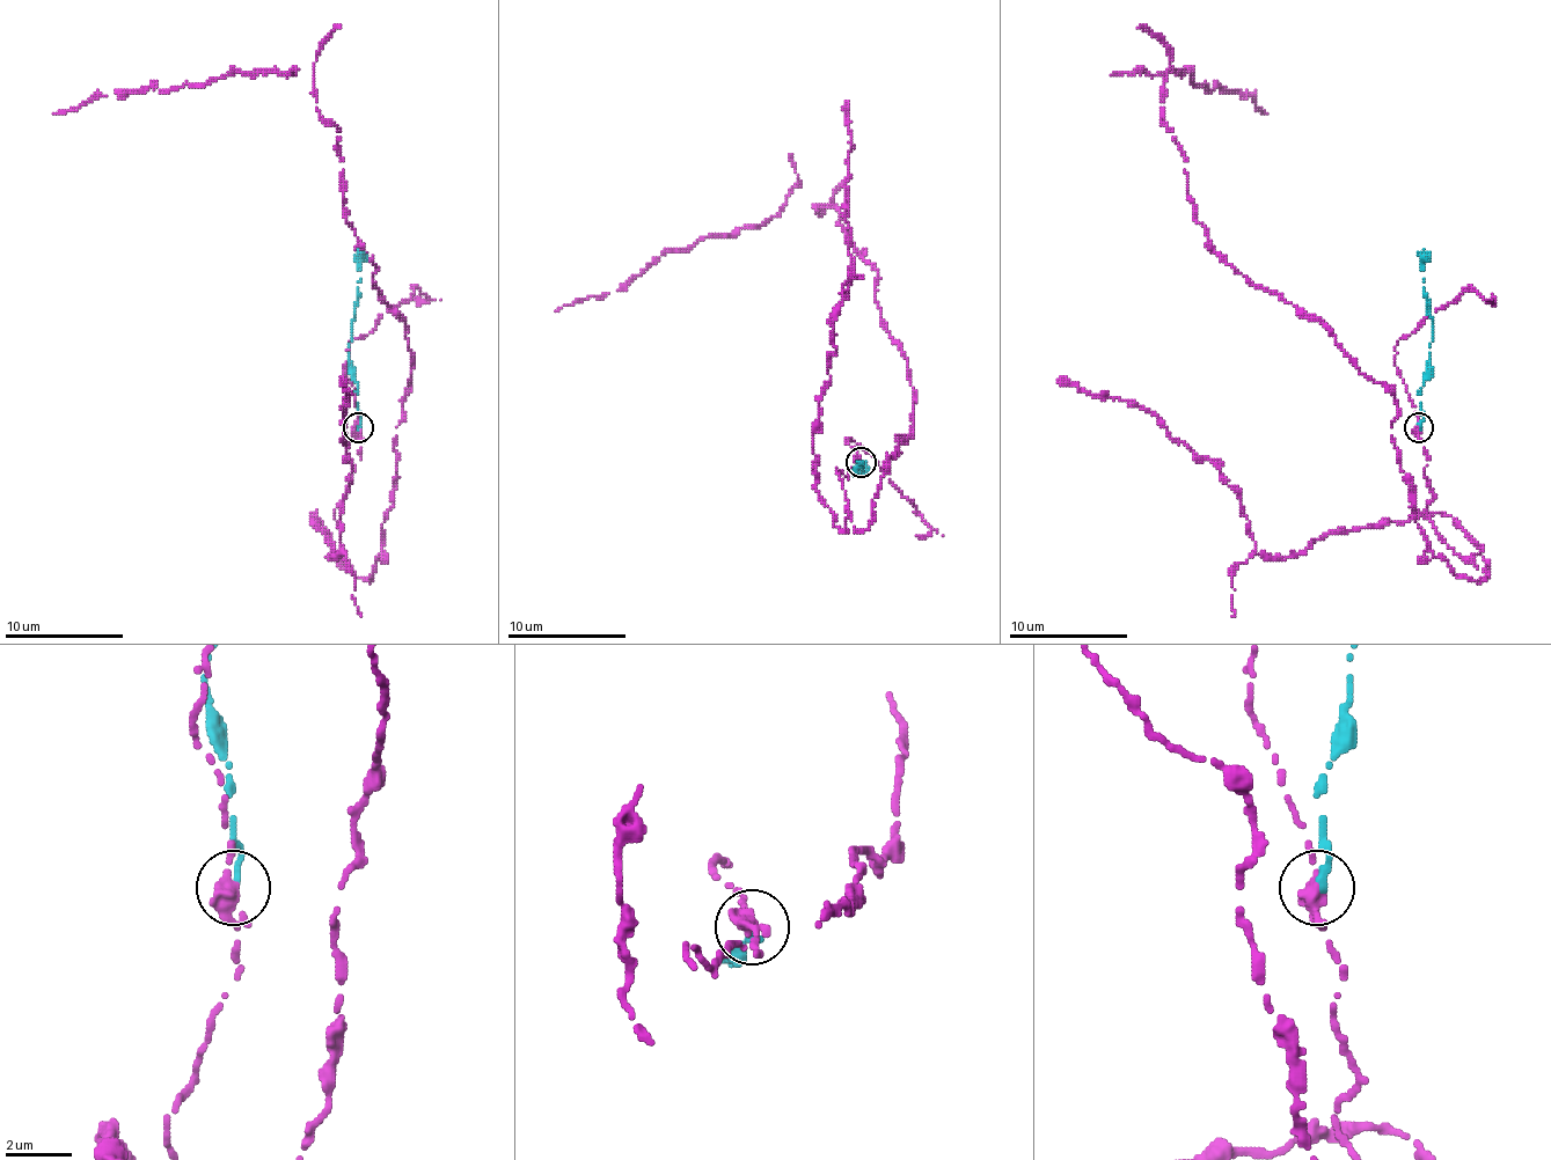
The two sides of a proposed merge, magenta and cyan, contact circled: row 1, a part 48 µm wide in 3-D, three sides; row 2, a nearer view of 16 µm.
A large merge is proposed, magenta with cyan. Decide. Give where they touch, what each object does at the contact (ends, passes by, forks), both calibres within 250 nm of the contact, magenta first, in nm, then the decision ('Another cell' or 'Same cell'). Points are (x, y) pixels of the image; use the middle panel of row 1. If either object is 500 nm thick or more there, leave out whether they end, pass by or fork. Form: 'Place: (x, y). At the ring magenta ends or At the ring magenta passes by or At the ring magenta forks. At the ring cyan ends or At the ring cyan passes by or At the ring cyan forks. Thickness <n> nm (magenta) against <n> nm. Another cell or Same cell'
Place: (861, 462). At the ring magenta passes by. At the ring cyan ends. Thickness 360 nm (magenta) against 240 nm. Another cell

